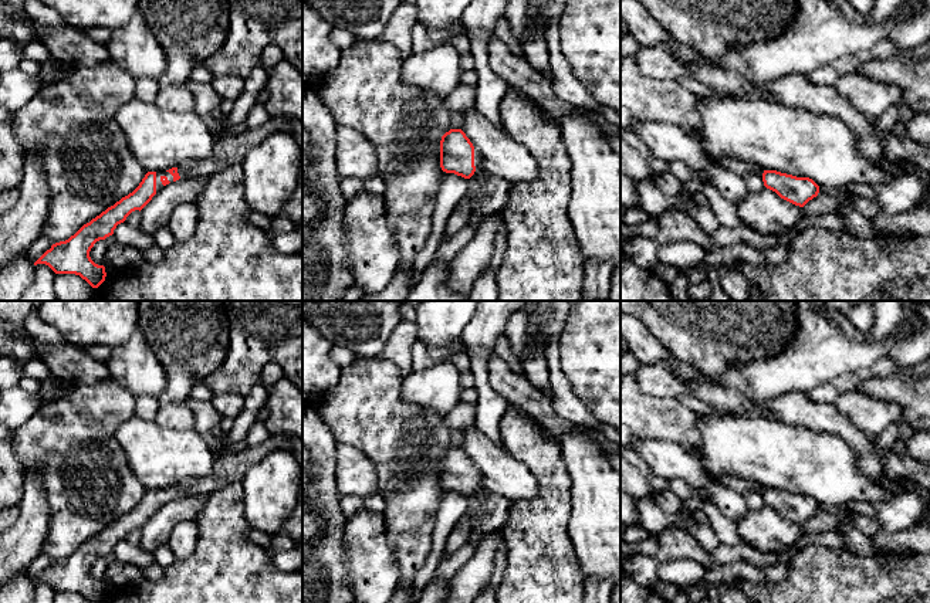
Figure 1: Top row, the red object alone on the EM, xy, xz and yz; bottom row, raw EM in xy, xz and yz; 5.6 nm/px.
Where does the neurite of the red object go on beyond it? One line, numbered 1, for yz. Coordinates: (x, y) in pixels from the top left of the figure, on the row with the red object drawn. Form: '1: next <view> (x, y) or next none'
1: next none

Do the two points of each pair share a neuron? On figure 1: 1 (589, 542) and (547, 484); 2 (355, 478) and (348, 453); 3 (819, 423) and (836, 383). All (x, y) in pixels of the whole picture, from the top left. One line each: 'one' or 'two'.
1: two
2: one
3: two

